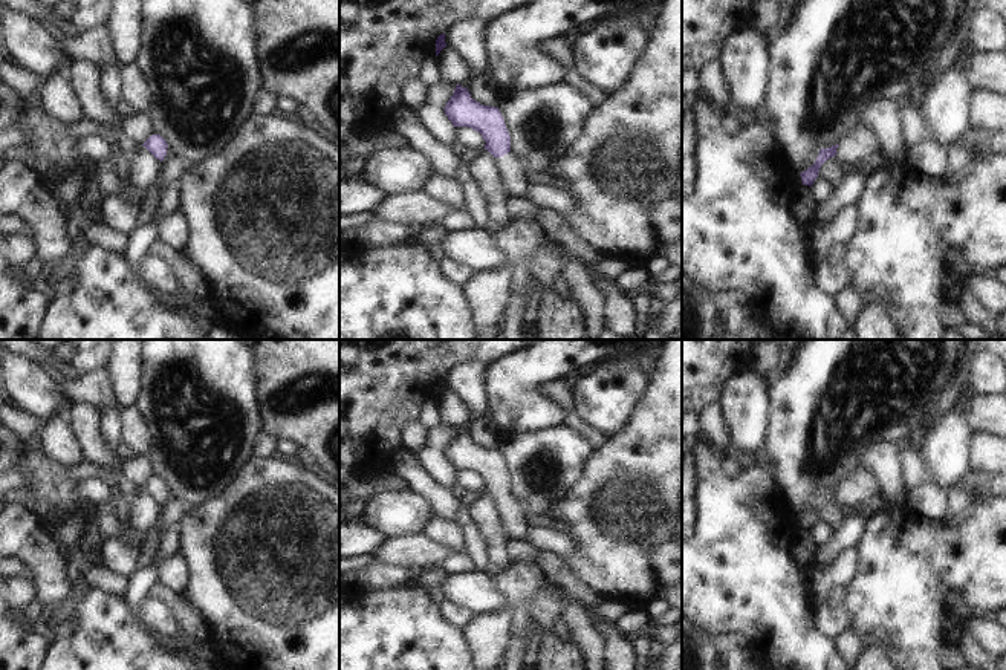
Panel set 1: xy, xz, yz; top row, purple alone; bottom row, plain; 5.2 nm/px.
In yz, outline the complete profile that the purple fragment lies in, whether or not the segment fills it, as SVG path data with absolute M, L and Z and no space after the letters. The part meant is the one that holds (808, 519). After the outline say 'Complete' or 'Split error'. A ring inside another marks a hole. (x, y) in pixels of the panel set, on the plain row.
M861 468L852 473L839 486L819 493L815 506L806 514L800 516L803 528L812 529L818 520L821 508L833 499L838 499L844 506L852 506L881 493L882 488L876 476L871 471Z. Split error.

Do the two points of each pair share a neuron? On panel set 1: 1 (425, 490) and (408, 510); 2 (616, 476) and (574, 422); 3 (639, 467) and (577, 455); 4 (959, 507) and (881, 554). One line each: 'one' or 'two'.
1: two
2: two
3: two
4: two

